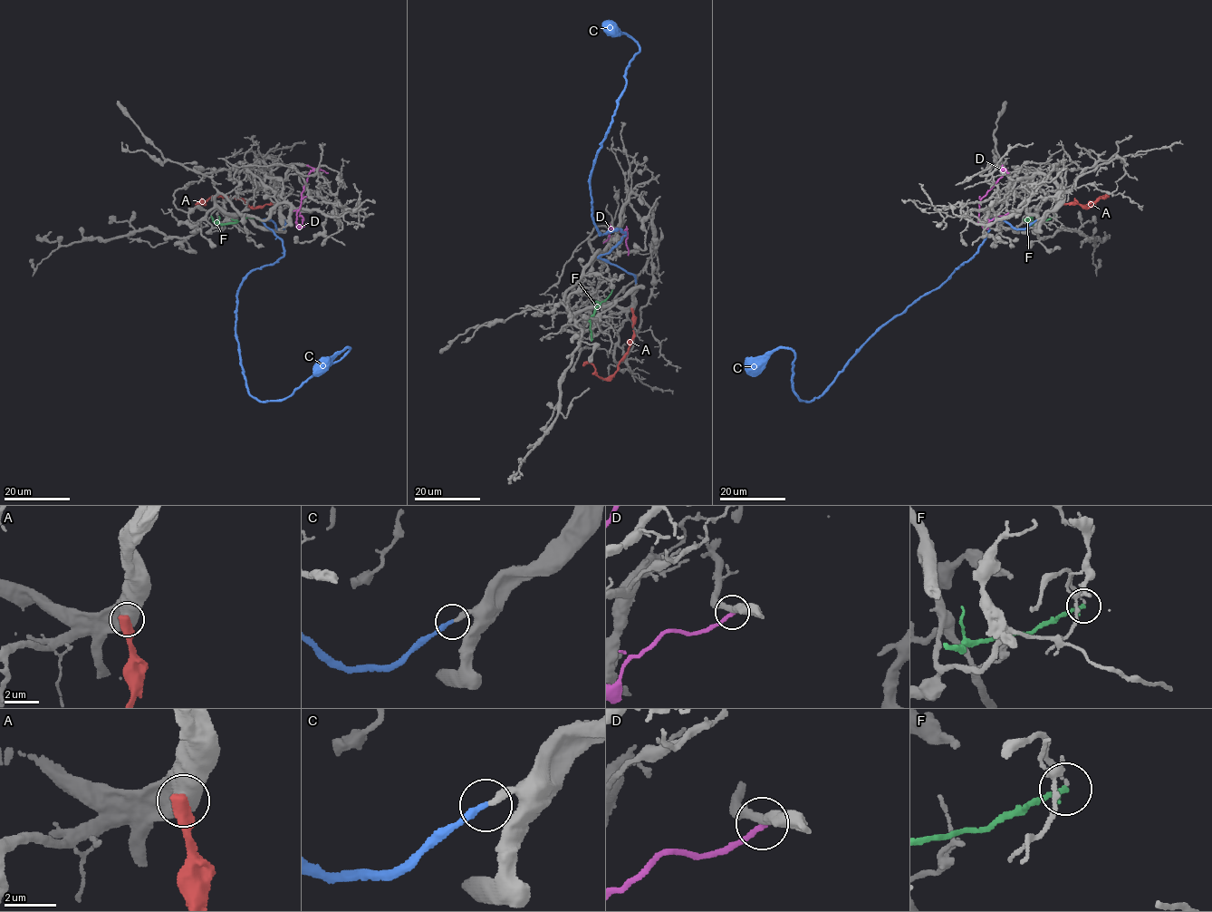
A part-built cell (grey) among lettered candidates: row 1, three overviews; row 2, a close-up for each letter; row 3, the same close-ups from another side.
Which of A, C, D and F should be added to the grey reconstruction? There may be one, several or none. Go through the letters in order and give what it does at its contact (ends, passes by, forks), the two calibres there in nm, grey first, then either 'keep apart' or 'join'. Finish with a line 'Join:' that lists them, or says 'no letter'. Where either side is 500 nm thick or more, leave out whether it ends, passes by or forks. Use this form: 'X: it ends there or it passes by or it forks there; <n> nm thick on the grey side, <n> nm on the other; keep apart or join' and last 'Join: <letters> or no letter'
A: 750 nm thick on the grey side, 550 nm on the other; keep apart
C: it ends there; 280 nm thick on the grey side, 300 nm on the other; join
D: it ends there; 320 nm thick on the grey side, 280 nm on the other; keep apart
F: it ends there; 140 nm thick on the grey side, 190 nm on the other; keep apart
Join: C

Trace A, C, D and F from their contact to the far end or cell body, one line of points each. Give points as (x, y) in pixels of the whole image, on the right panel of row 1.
A: (1062, 204), (1089, 207), (1106, 197), (1088, 205), (1075, 205)
C: (1036, 220), (989, 221), (978, 252), (811, 401), (794, 392), (791, 350), (747, 373)
D: (1009, 212), (995, 216), (986, 225), (978, 221), (980, 198), (1002, 175), (1003, 169), (1009, 172)
F: (1054, 216), (1029, 224), (1030, 217), (1024, 221)

